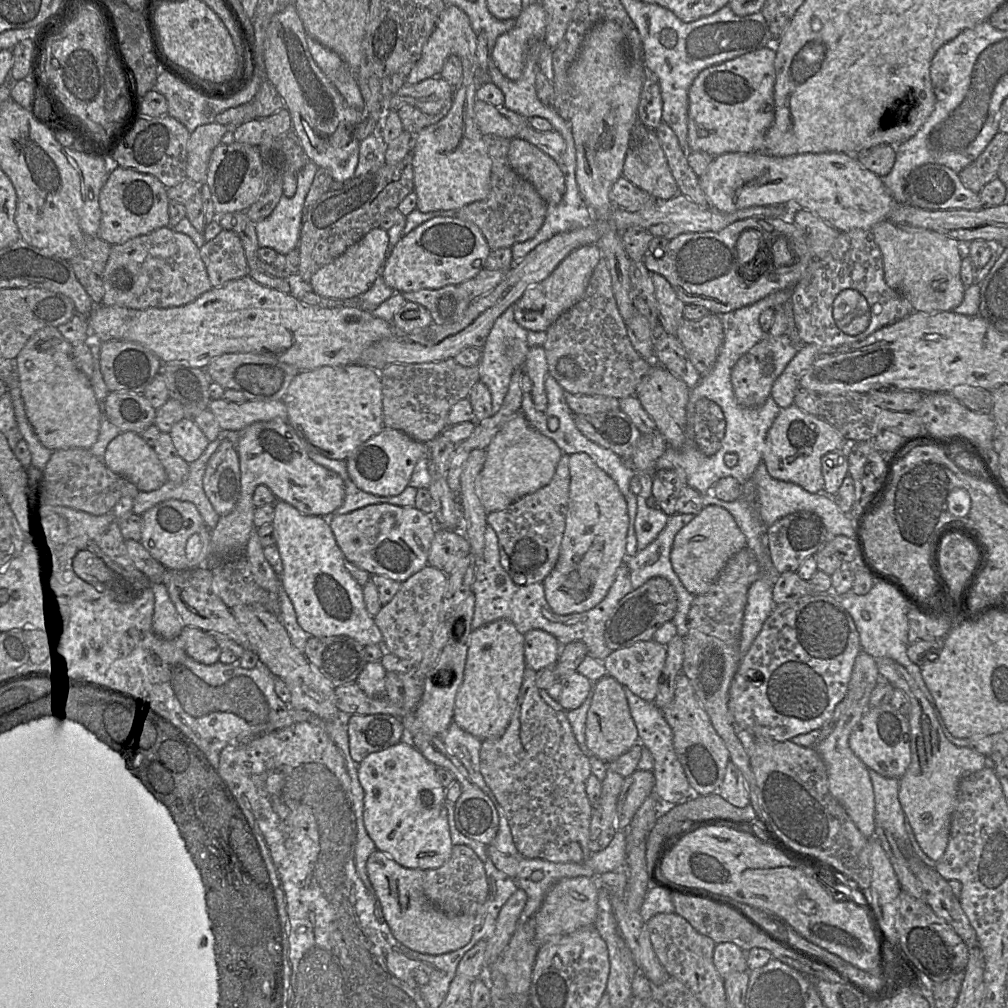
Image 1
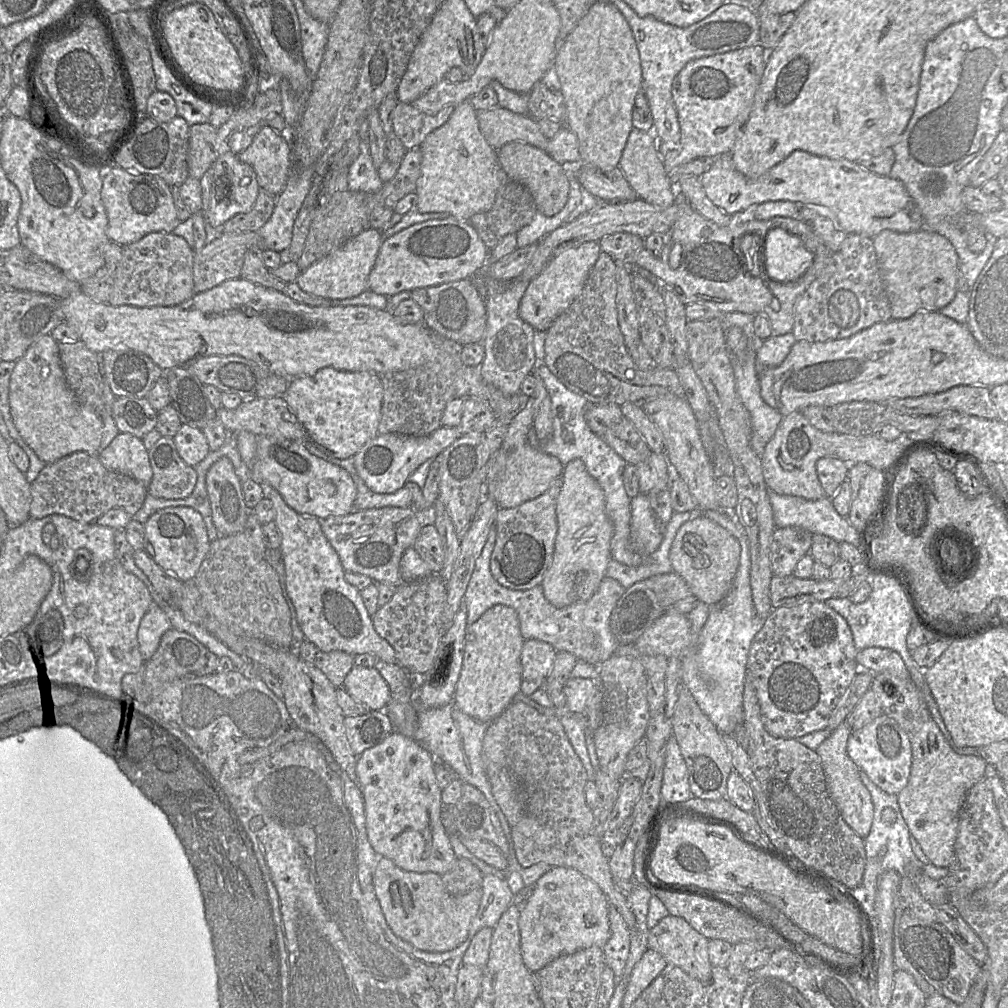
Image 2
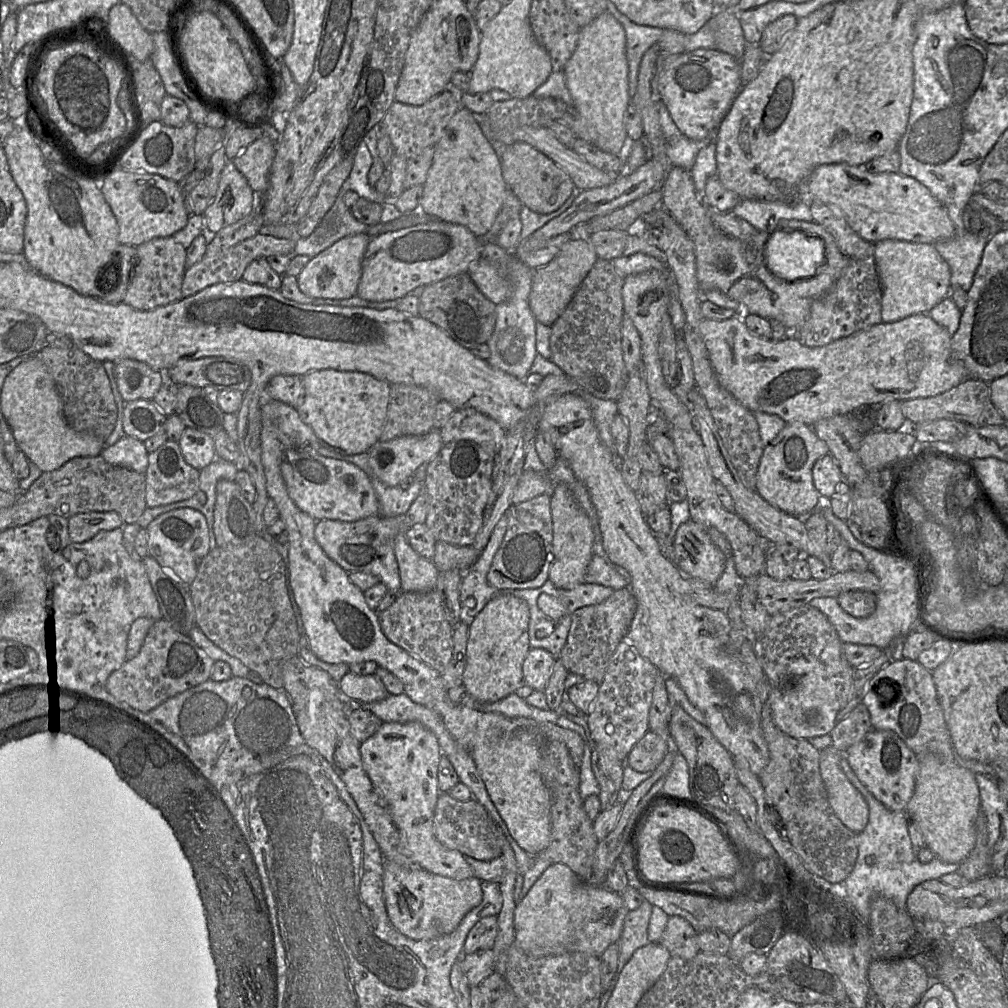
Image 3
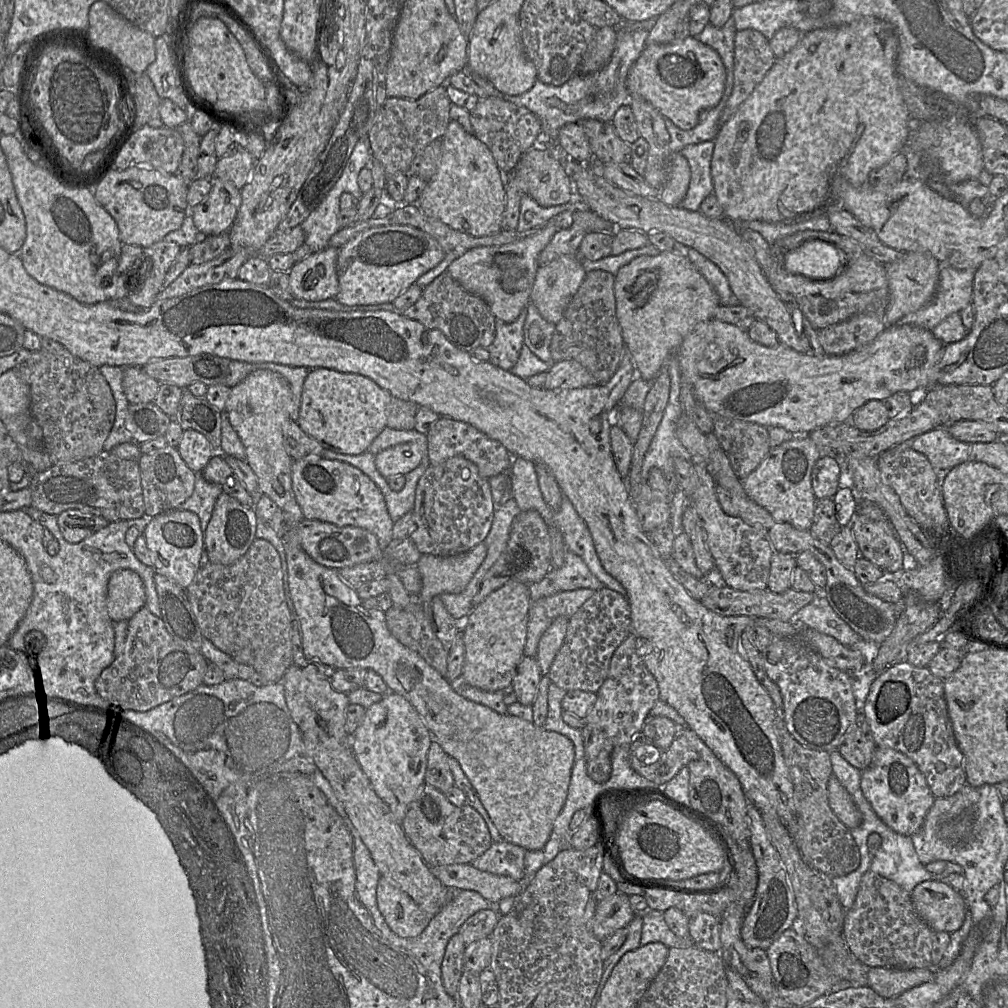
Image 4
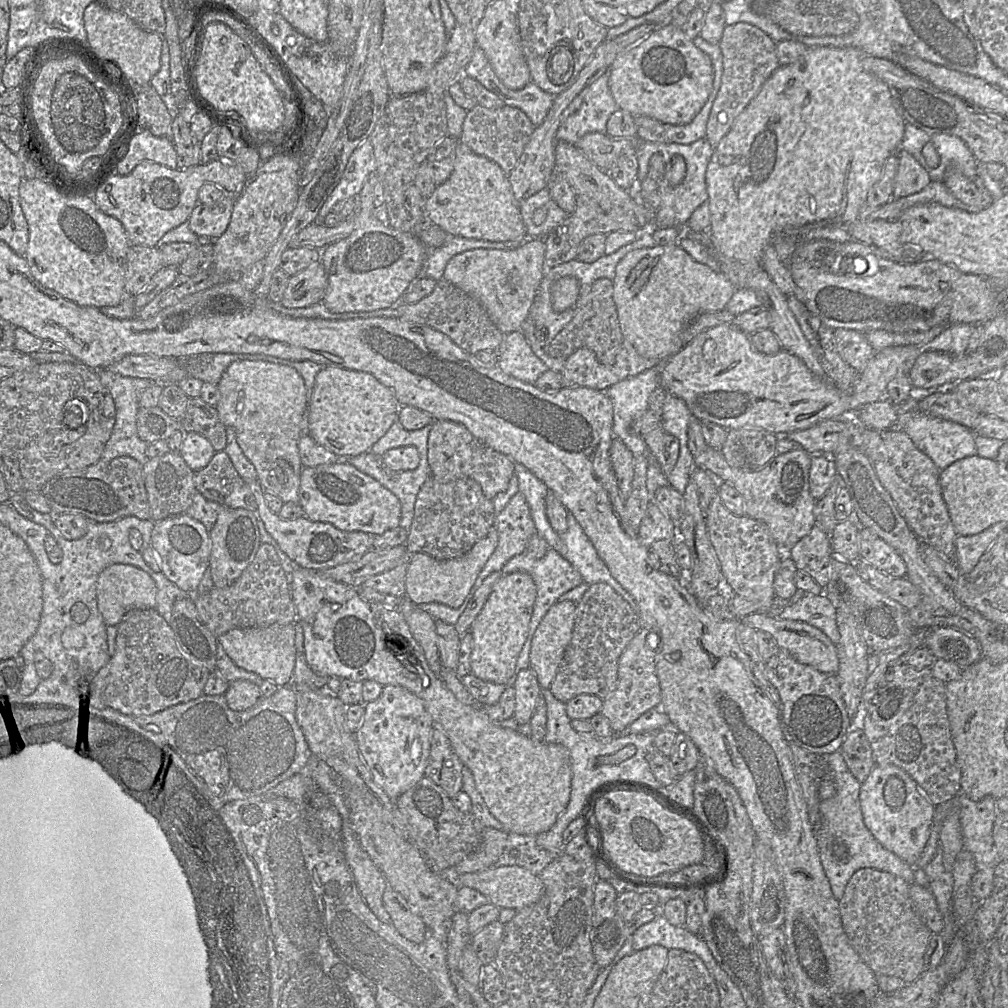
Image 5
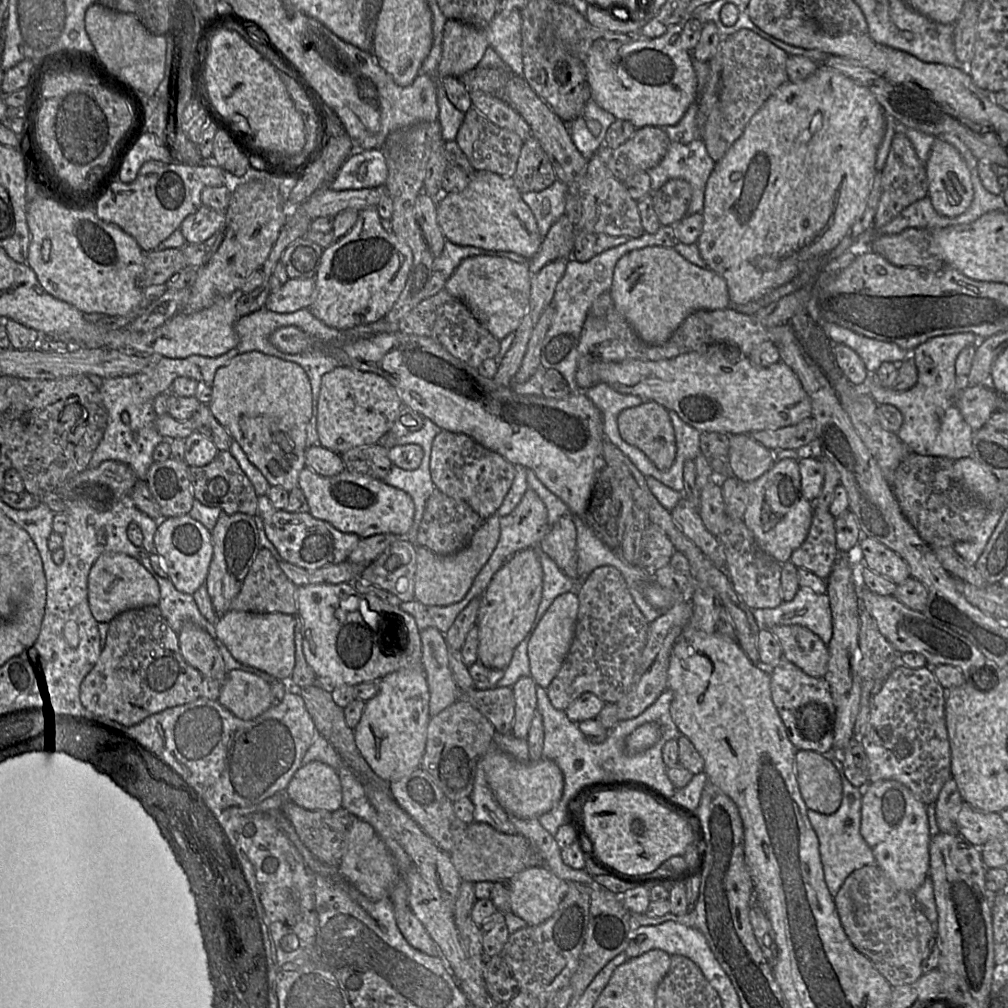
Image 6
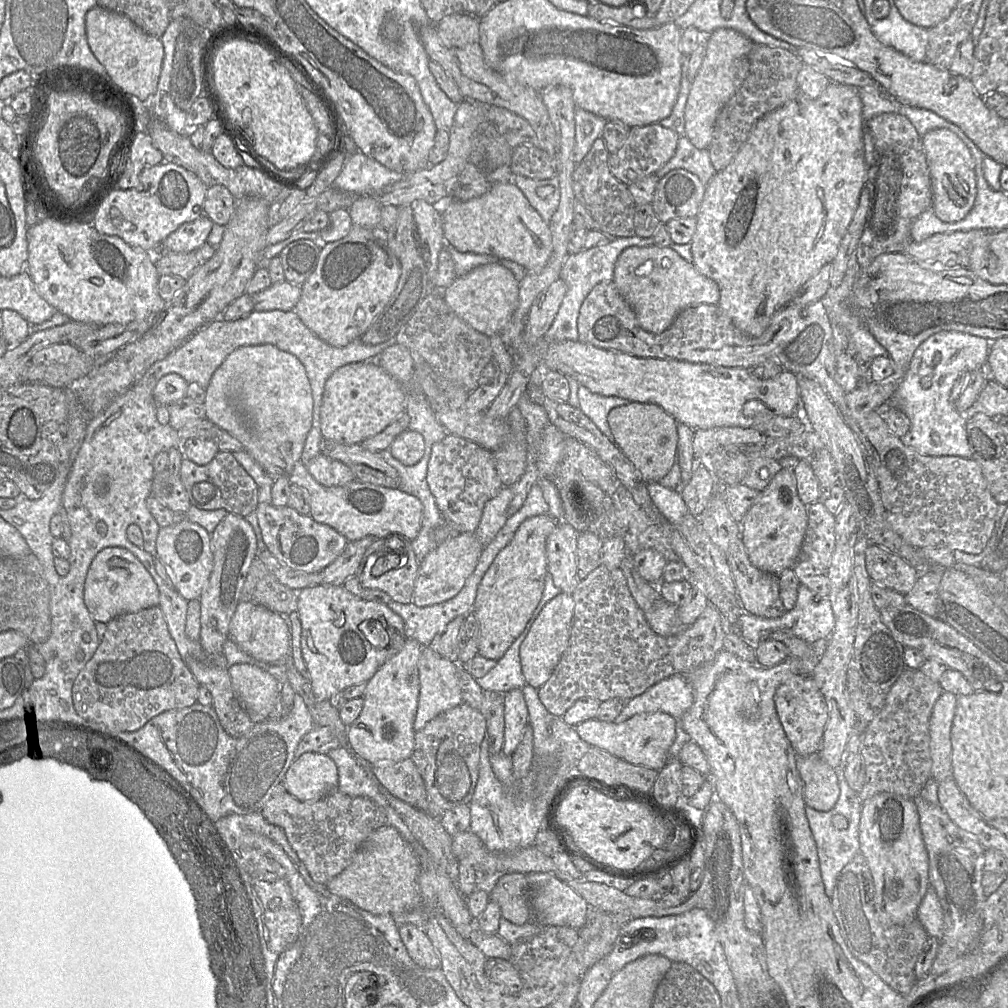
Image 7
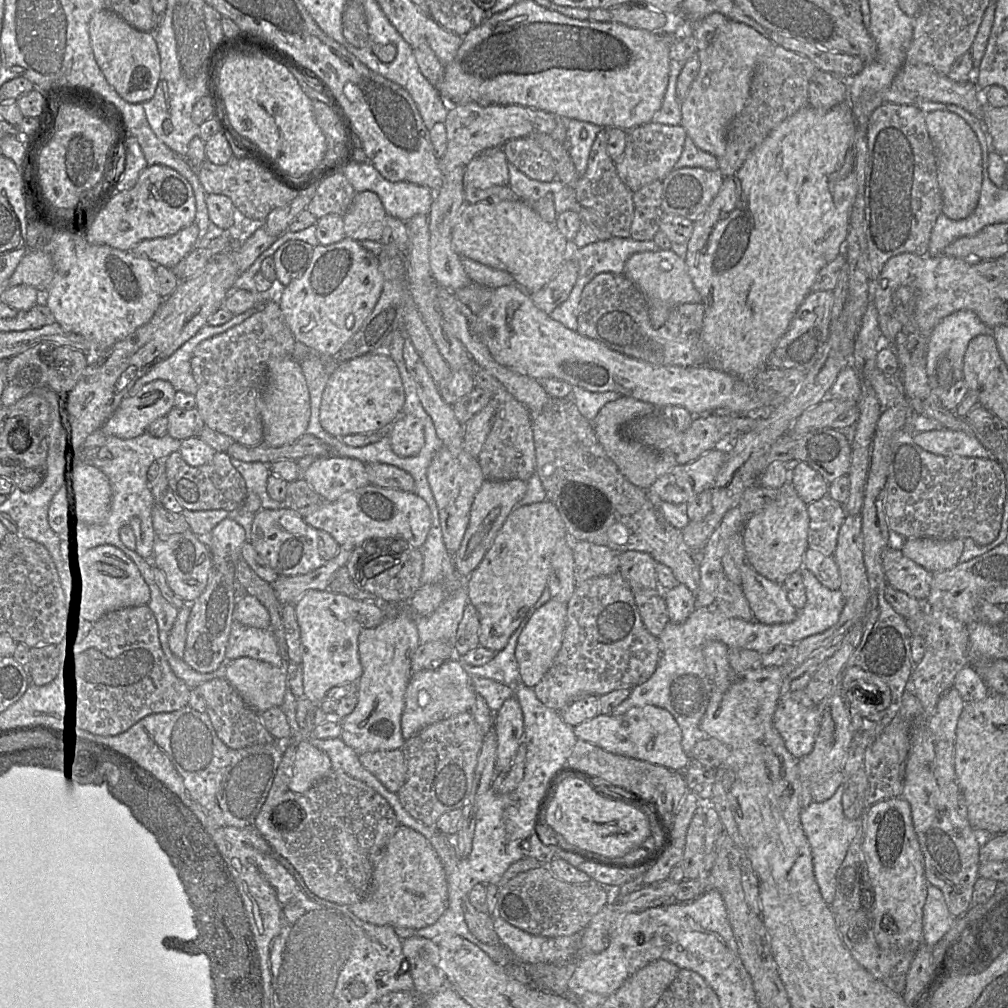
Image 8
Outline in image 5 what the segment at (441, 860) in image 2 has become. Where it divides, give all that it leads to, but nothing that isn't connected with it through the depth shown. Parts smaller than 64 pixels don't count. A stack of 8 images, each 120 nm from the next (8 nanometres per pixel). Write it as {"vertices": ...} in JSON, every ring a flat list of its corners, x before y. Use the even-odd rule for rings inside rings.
{"vertices":[[383,686,380,696,363,707,363,719,354,738,374,782,395,801,425,777,434,723,422,701,400,686],[520,866,491,867,454,876,454,883,477,890,498,908,516,911,536,903,544,890,540,877]]}

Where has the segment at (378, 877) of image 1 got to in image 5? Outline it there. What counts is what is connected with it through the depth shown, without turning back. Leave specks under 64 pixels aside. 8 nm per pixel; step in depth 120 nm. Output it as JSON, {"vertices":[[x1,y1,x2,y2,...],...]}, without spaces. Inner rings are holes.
{"vertices":[[388,887,382,900,396,930,401,936,416,944,422,943,426,939,429,929,423,920,413,912,401,894]]}

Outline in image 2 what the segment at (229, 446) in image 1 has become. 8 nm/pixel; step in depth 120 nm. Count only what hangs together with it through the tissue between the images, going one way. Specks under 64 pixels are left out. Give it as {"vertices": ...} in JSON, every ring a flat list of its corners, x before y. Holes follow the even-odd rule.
{"vertices":[[227,457,216,461,206,475,212,520,220,536,244,532,250,509,246,506,242,482]]}

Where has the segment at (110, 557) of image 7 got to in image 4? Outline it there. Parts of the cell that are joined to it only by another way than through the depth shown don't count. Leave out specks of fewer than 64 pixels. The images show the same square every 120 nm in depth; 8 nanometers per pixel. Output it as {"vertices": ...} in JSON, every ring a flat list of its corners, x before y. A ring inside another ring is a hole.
{"vertices":[[131,569,112,573,107,587,107,610,112,621,128,621,146,604,145,585]]}

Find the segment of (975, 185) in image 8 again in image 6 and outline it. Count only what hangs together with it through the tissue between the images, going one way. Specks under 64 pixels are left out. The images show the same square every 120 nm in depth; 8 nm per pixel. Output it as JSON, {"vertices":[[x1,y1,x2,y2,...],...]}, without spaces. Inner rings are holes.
{"vertices":[[937,139,931,147,925,167,928,196,936,212,946,217,956,217,964,213,972,203,974,192,970,171,958,150,950,143]]}

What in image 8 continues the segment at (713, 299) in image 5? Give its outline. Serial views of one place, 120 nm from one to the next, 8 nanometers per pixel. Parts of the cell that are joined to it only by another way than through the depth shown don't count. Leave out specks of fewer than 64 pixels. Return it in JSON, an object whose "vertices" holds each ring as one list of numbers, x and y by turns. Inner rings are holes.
{"vertices":[[671,249,633,254,626,261,623,274,644,294,650,322,656,329,665,324,675,306,684,303,702,303,702,298,692,282,684,259,678,257]]}

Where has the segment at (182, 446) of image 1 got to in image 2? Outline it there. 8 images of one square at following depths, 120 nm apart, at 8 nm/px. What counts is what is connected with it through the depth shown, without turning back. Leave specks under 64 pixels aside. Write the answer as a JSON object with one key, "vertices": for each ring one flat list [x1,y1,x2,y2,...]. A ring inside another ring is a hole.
{"vertices":[[182,424,173,440,180,458,192,467,204,460,210,452,202,430,186,424]]}

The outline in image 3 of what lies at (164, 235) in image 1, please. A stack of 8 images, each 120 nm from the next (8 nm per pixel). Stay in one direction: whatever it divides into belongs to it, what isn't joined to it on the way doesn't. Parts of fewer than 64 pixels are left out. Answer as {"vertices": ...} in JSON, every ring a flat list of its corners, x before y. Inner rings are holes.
{"vertices":[[170,237,153,238,136,247,135,265,129,281,123,303,139,311,152,310,158,306,166,305,183,298,181,287,185,273,186,249]]}

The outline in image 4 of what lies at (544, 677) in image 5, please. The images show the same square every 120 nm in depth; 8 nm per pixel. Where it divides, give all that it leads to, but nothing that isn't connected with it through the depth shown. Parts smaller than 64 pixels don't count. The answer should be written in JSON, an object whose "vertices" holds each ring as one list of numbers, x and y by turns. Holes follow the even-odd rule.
{"vertices":[[565,616,556,617,538,642,535,659,543,676,547,676,559,650,564,644,569,620]]}

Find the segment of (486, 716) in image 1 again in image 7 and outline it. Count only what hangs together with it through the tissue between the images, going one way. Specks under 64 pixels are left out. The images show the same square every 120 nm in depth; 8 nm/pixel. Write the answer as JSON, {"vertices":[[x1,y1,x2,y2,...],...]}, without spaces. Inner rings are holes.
{"vertices":[[549,514,526,519,484,574,474,603,479,623,478,654,498,661,524,631,541,600,547,574,546,540,558,522]]}

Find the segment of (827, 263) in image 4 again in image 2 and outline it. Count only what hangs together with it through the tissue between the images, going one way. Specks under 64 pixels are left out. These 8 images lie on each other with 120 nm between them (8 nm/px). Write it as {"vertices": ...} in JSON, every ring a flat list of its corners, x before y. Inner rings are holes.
{"vertices":[[783,228,771,229,764,241,762,268,770,279,790,282,811,266,813,254,803,242]]}

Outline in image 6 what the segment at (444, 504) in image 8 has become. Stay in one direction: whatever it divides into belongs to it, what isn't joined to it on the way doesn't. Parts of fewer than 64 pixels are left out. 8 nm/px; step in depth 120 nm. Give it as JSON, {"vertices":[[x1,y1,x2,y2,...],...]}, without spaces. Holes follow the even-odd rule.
{"vertices":[[442,430,432,444,430,473,435,488,443,494,461,499,485,521,502,505,515,474,515,465,471,437]]}

